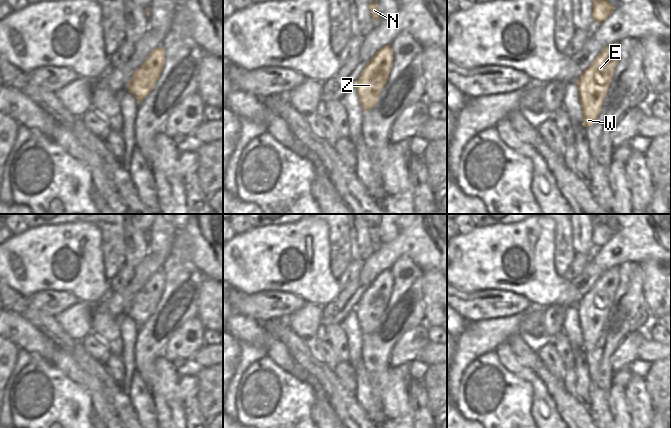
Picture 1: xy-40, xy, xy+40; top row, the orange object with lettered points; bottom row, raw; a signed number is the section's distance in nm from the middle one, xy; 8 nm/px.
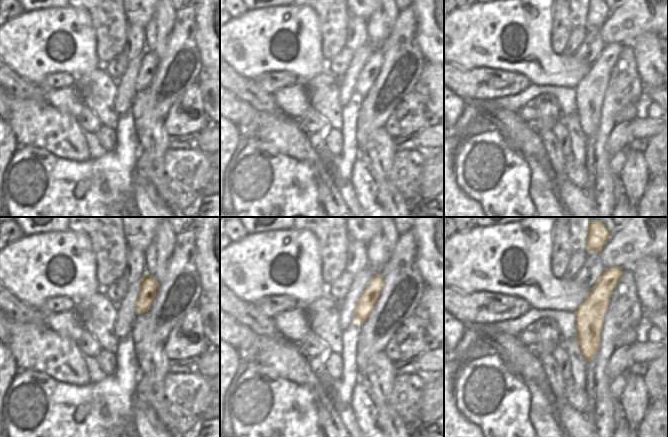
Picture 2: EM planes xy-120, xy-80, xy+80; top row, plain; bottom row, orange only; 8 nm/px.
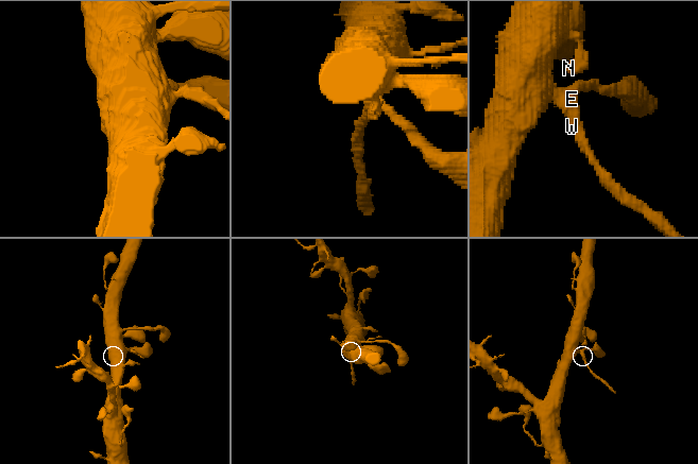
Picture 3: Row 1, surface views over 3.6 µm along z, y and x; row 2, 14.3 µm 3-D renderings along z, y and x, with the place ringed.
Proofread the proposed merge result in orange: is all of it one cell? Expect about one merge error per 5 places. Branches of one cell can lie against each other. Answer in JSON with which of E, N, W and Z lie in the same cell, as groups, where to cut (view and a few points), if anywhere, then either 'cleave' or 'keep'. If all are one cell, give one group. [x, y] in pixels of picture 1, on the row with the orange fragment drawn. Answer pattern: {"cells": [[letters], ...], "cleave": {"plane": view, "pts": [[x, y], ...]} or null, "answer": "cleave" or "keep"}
{"cells": [["E", "N", "W", "Z"]], "cleave": null, "answer": "keep"}

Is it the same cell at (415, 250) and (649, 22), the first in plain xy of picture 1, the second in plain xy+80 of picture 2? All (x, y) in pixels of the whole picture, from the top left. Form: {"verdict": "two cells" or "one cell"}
{"verdict": "one cell"}

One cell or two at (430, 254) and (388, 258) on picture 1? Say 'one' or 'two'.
one

